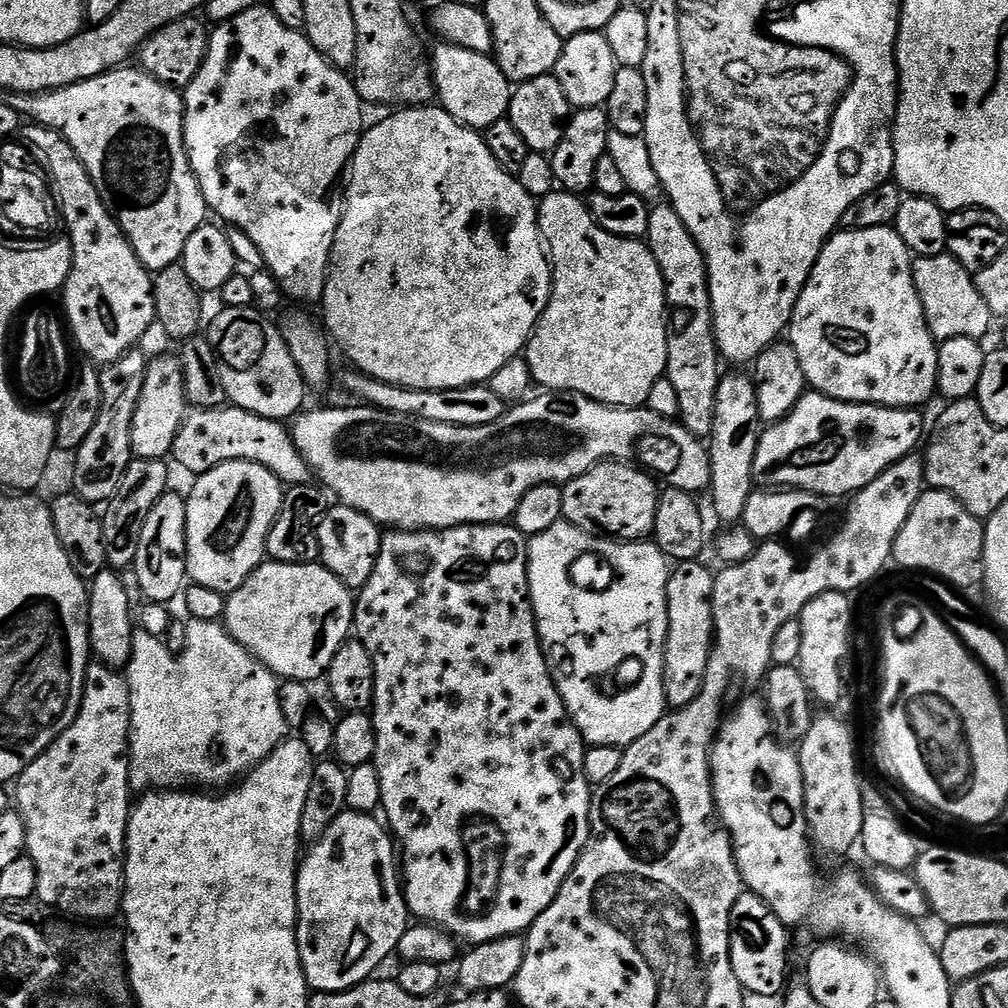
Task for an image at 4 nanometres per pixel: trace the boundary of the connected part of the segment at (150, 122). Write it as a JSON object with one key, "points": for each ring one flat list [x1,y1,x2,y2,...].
{"points":[[121,66,101,76,55,88,53,92,12,94,6,102,31,123,54,129,78,154,106,210,124,231,143,268,155,274,166,270,166,266,181,263,190,234,209,219,210,209,188,161,184,145,184,97,177,89,158,82,139,67]]}

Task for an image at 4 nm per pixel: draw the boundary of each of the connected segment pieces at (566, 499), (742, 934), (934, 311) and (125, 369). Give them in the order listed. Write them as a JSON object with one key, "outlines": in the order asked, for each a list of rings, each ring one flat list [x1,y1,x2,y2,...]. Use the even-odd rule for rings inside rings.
{"outlines":[[[601,462,562,488,563,519,591,536,621,542,640,542,651,537,660,492,647,471,623,462]],[[747,890,741,891,730,914,730,962,740,987,756,996,779,997,785,991,788,976,789,929,758,898]],[[921,256,913,259,912,273,918,298,922,298,922,310,930,334,943,342,950,338,970,338,983,341,984,335,994,325,992,311,986,306,986,298,978,294,973,273,966,271,953,256]],[[140,350,127,352,112,364,103,365,100,373,102,382,102,410,98,410,98,422,94,422,86,442,76,449,74,478,72,486,75,495,93,506,103,505,111,500,118,490,128,469,132,455,132,423,142,398,142,386,146,382,149,357]]]}

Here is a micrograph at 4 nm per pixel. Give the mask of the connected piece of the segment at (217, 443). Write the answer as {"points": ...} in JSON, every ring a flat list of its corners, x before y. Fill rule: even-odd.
{"points":[[235,406,189,411,174,438,171,455,191,474,209,472,226,462,245,460,266,466,285,486,306,484,310,480,308,463,294,446,291,431,281,421,267,420]]}

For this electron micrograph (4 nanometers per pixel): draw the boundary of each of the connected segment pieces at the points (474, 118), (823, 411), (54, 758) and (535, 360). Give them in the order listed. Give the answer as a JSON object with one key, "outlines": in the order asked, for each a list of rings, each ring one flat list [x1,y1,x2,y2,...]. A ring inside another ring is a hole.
{"outlines":[[[447,42,440,44,432,53,432,69,441,107,468,128,485,130,495,127,494,124,507,115,512,93,511,81,502,74,493,57]],[[815,390,805,391,803,398,796,403,794,410,790,410,790,414,786,414,786,418,767,425,761,431,754,454,753,481,764,490,812,492,821,498,851,497,866,486,870,486,870,482,874,482,878,474,894,466,894,462,913,455,921,447,926,436,926,428,924,432,924,420,920,414,919,411,910,408,847,404,844,400,835,400]],[[89,663,84,679,84,697,74,722,70,722,60,737,42,755,34,758,34,762,30,762,14,781,14,808,24,823,24,847,38,870,35,899,80,922,108,922,122,908,122,857,130,811,128,731,131,717,127,679,107,664]],[[553,190,550,195,543,197,538,204,536,220,540,224,540,239,546,245,552,265,552,297,548,299,546,310,540,315,540,321,536,323,536,328,528,339,526,359,532,371,533,381,539,387,540,384,544,387,541,389,582,394,586,398,596,400,599,404,606,404,613,408,639,408,647,405,654,382,662,379,668,370,668,337,670,335,670,327,668,328,667,322,664,321,664,308,666,309,664,279,662,270,658,270,658,262,654,262,654,254,648,249,644,240,627,240,618,238,614,234,606,234,606,230,602,230,598,222,594,222,587,203,579,195,571,192]]]}

